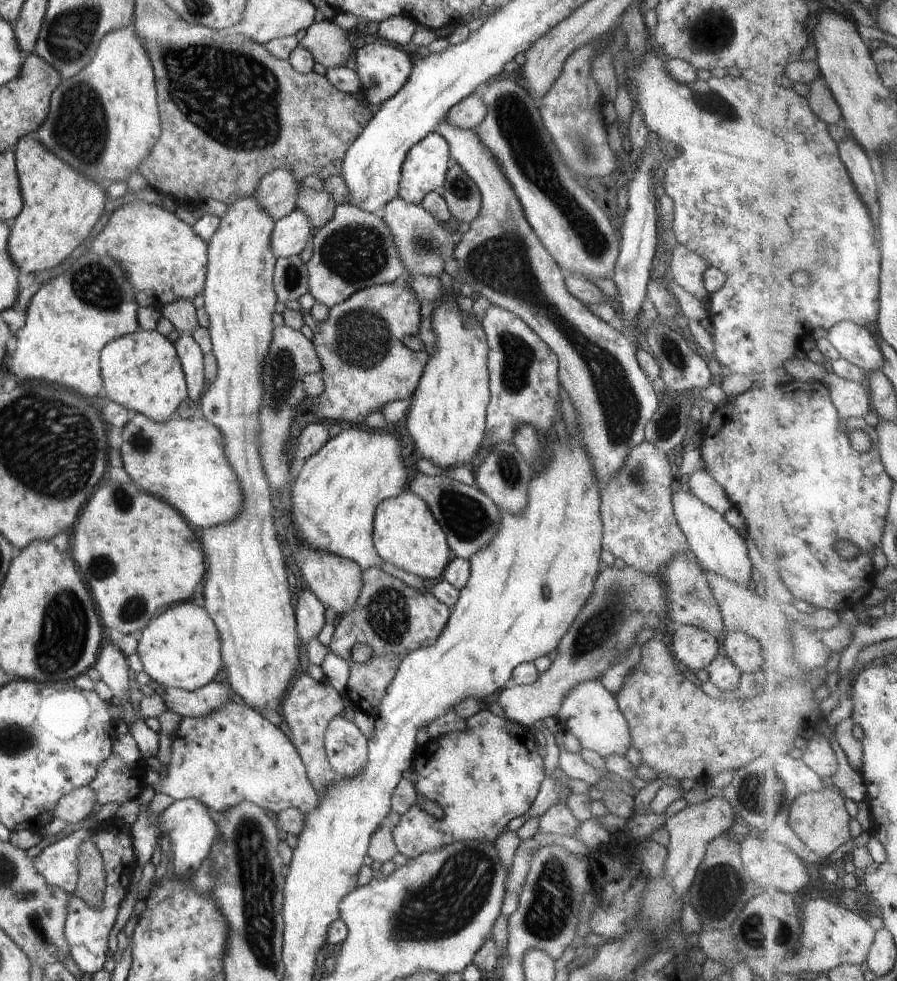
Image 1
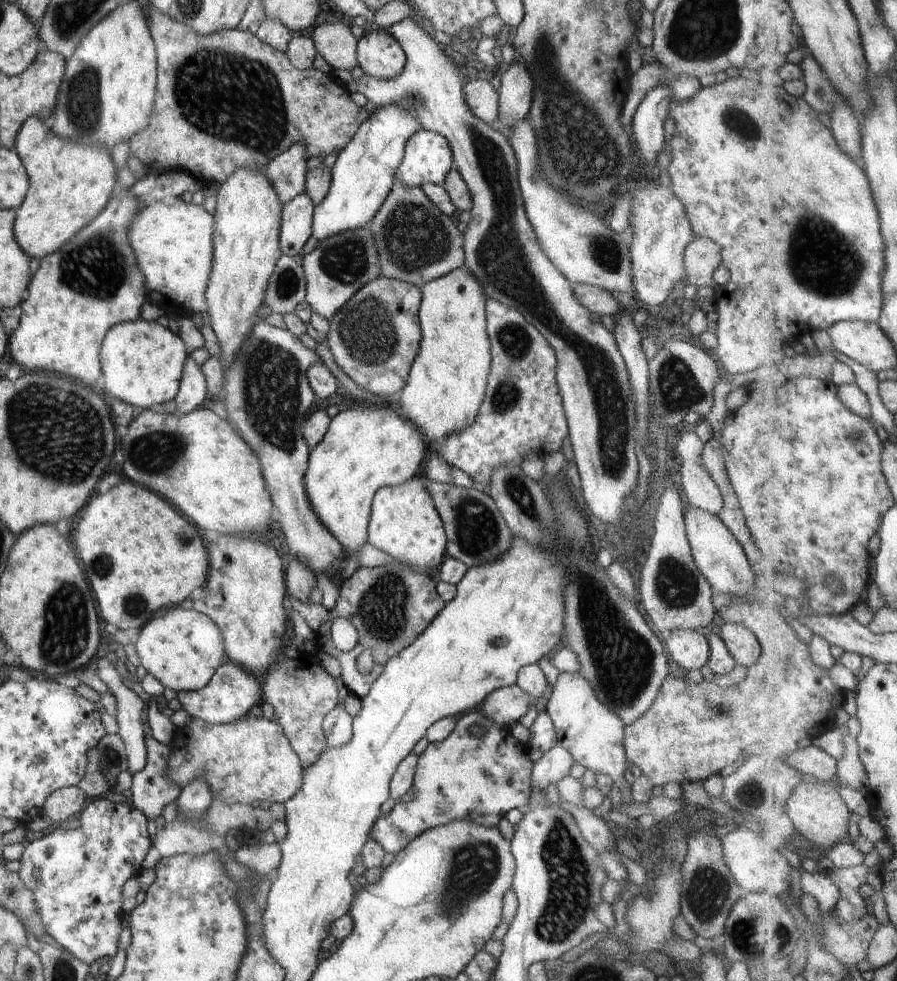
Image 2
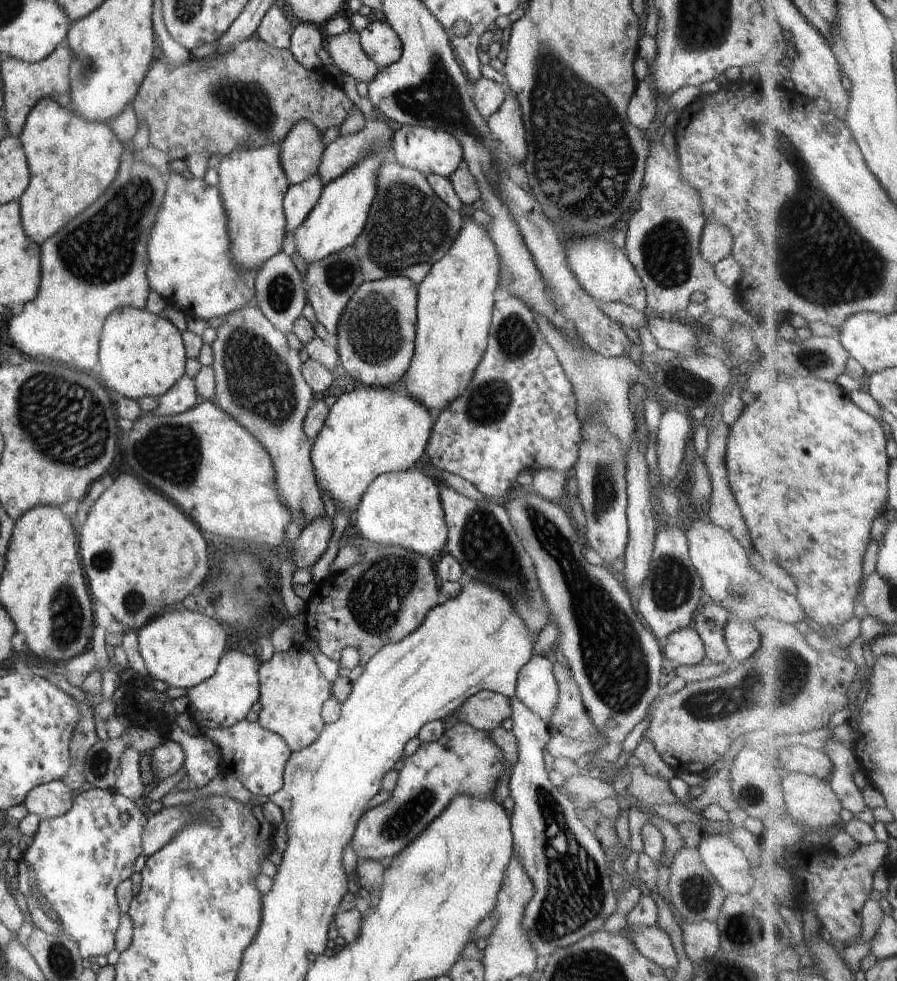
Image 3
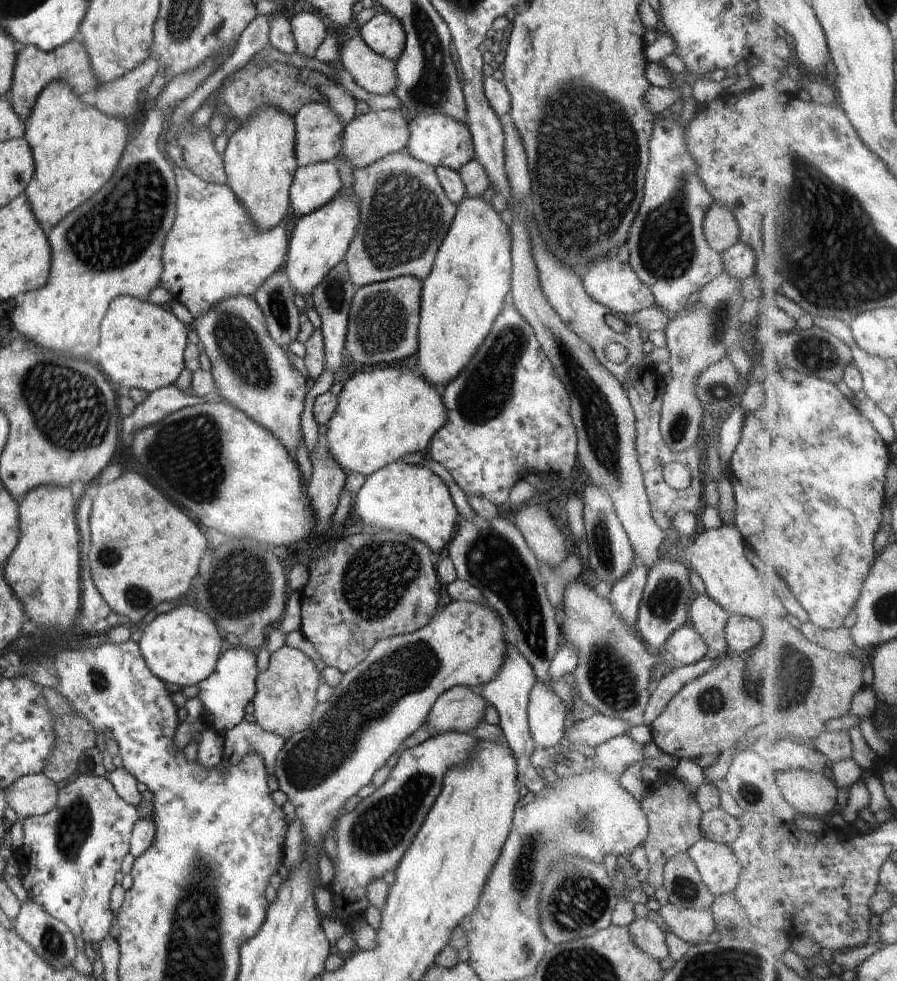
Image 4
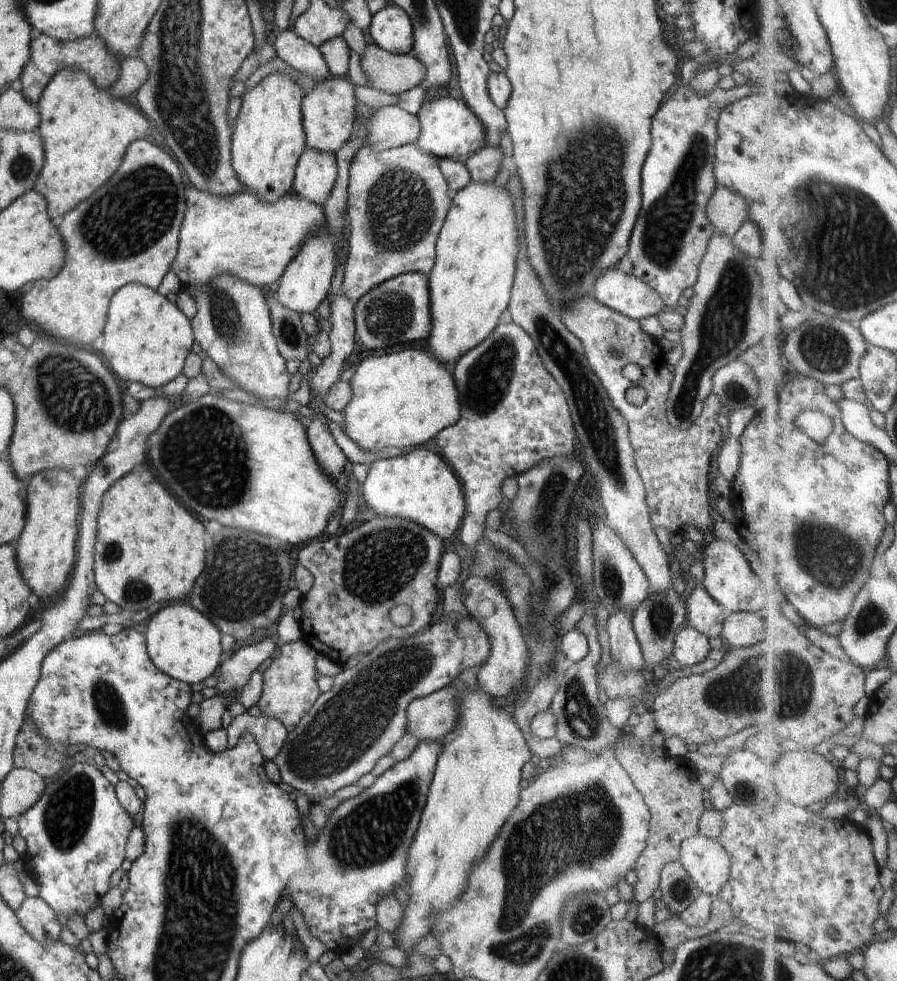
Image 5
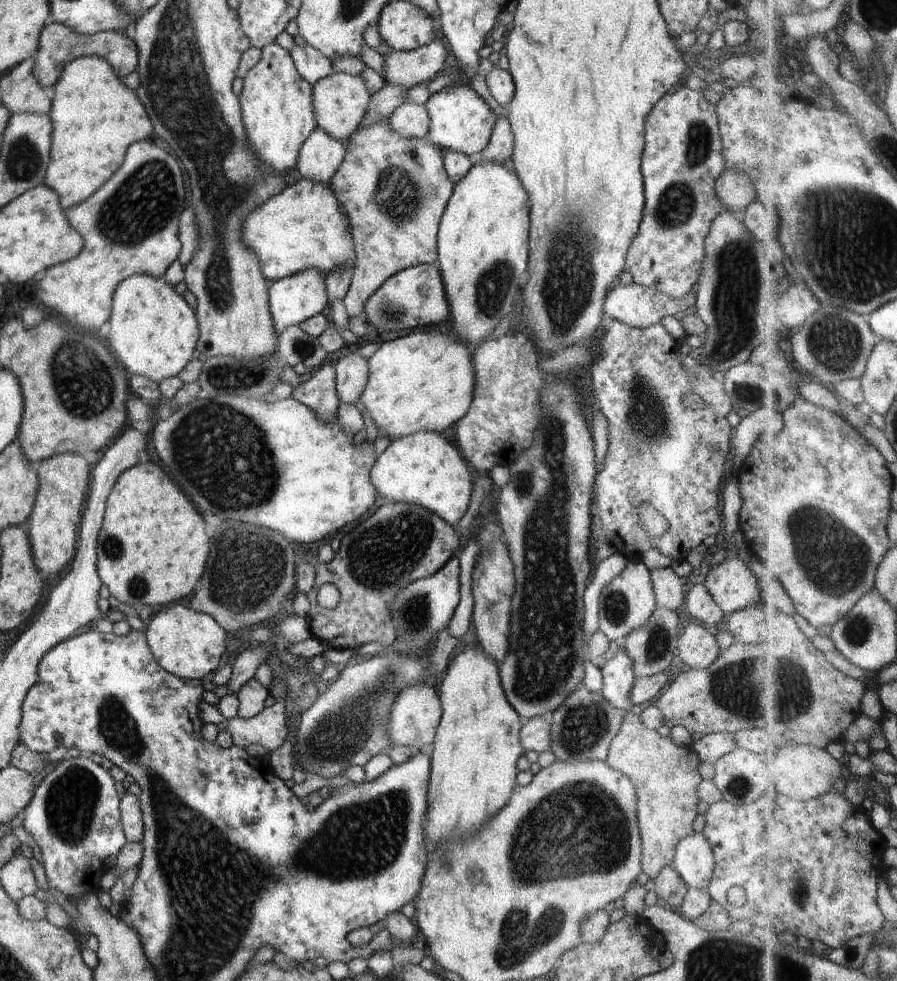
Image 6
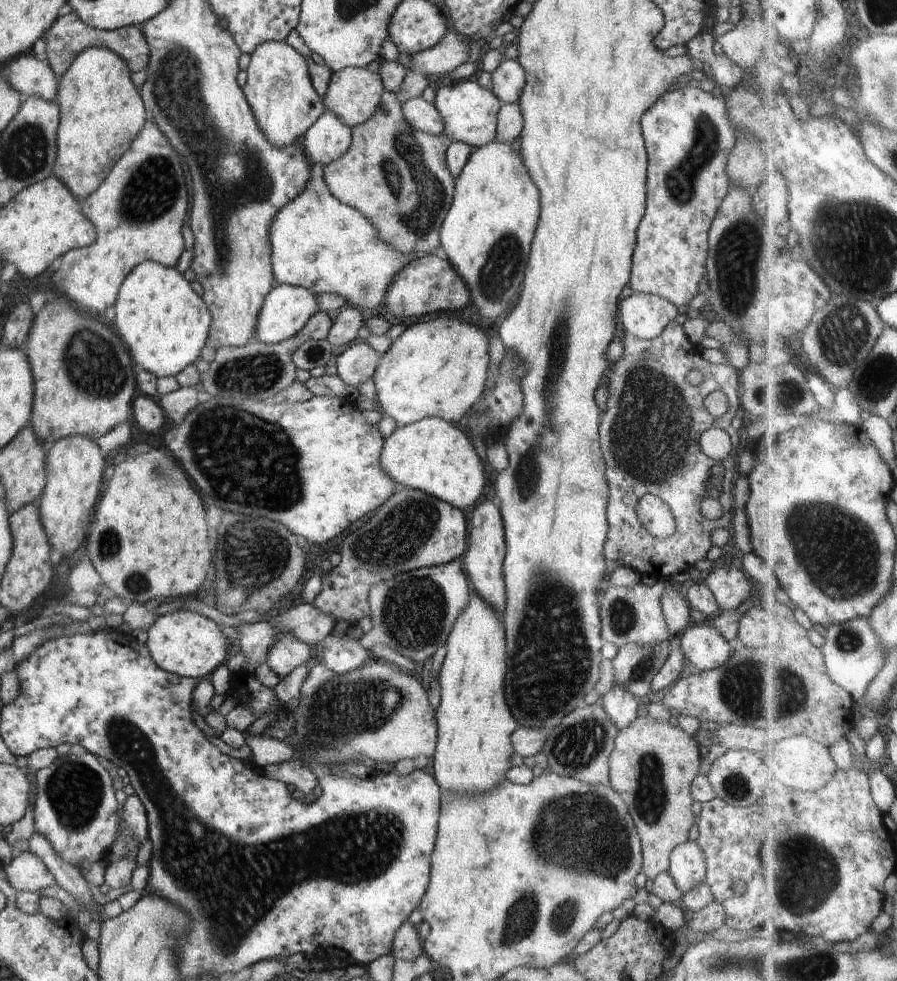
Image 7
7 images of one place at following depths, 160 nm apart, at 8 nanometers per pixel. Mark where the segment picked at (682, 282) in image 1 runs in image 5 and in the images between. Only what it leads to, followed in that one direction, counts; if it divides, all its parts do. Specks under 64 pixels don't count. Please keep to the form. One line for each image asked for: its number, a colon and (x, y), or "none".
2: (701, 257)
3: (716, 243)
4: (721, 230)
5: (727, 211)

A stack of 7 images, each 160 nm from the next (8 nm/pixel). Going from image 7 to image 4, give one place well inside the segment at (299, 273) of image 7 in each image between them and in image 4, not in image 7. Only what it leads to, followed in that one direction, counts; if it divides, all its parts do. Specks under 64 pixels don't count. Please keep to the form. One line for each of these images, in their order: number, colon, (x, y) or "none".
4: (213, 252)
5: (239, 235)
6: (303, 227)

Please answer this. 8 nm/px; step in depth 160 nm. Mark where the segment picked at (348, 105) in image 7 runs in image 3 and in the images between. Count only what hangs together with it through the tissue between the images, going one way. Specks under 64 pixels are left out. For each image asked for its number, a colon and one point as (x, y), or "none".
3: (301, 151)
4: (318, 130)
5: (328, 112)
6: (340, 101)

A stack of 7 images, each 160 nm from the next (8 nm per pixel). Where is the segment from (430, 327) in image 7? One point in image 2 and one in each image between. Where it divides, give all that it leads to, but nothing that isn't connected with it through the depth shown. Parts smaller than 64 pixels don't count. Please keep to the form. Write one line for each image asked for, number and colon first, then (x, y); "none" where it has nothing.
2: (368, 447)
3: (371, 431)
4: (381, 416)
5: (406, 398)
6: (425, 380)

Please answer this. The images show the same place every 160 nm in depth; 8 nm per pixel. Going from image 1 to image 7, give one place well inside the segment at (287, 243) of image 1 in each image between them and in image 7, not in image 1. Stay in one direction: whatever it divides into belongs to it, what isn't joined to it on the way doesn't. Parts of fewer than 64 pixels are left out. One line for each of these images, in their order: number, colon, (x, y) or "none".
2: (296, 228)
3: (300, 198)
4: (313, 186)
5: (316, 172)
6: (320, 156)
7: (327, 139)

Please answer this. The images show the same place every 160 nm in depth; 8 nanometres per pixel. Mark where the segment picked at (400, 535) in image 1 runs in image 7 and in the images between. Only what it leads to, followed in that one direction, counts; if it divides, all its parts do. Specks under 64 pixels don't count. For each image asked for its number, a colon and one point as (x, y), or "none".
2: (404, 522)
3: (404, 509)
4: (403, 498)
5: (420, 486)
6: (426, 468)
7: (436, 457)

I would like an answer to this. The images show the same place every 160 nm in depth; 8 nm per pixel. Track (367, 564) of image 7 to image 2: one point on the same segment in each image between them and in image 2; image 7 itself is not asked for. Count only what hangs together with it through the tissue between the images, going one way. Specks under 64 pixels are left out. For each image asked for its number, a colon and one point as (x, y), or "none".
2: (390, 606)
3: (385, 597)
4: (362, 589)
5: (358, 577)
6: (401, 543)

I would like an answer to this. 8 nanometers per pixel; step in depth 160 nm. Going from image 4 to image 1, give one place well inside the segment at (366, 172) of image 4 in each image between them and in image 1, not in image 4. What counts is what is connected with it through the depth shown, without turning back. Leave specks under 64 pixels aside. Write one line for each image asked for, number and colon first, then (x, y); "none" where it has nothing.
1: (424, 244)
2: (416, 242)
3: (409, 228)

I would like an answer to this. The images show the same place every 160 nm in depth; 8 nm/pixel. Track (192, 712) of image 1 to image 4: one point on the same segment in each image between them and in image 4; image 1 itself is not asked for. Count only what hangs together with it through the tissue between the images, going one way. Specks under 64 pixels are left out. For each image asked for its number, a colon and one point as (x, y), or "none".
2: (232, 692)
3: (228, 697)
4: (231, 687)

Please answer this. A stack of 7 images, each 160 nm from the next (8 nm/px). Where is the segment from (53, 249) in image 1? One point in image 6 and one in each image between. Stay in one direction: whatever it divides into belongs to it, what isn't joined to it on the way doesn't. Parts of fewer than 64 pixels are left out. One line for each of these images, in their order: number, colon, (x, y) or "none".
2: (70, 184)
3: (71, 161)
4: (76, 149)
5: (85, 132)
6: (96, 117)

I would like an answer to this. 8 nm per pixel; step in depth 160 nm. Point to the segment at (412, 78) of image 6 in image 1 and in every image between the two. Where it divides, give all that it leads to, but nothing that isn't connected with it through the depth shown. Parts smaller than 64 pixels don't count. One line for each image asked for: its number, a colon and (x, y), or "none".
1: (328, 43)
2: (334, 42)
3: (345, 50)
4: (374, 73)
5: (392, 74)

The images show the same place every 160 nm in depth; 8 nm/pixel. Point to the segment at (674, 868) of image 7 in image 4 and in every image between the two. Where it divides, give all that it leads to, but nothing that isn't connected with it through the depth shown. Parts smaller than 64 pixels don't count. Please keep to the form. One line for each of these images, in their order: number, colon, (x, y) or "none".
4: (719, 868)
5: (707, 863)
6: (693, 861)

